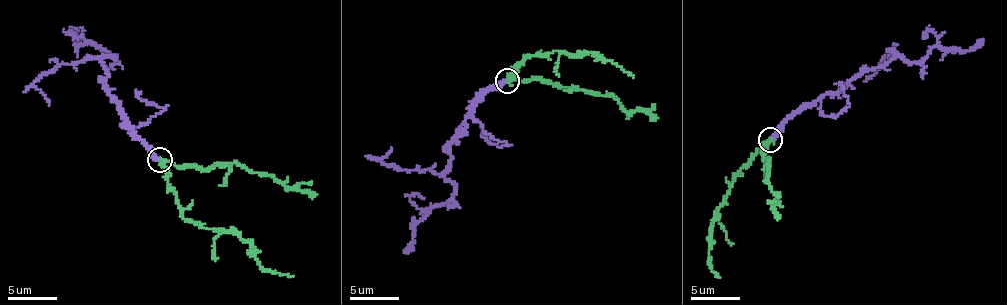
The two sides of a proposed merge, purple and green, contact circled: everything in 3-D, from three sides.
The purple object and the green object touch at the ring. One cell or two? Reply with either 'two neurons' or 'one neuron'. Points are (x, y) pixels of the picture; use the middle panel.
one neuron

